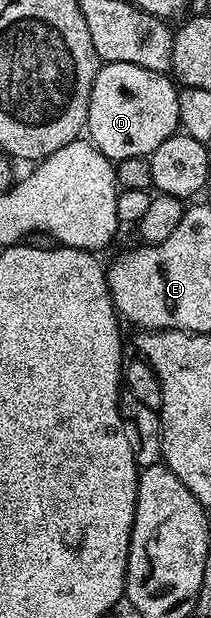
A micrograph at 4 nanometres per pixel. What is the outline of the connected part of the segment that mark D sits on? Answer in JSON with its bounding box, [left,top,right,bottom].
[87,63,178,161]

